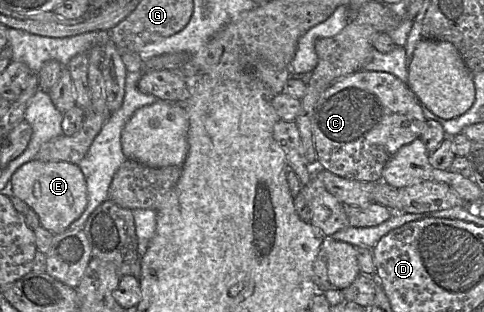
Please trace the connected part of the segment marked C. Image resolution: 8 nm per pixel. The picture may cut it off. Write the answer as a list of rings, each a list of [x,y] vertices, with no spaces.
[[[365,70],[357,71],[336,80],[324,91],[324,93],[317,101],[312,115],[312,134],[317,154],[317,161],[323,167],[323,169],[342,178],[360,182],[378,182],[382,180],[383,170],[389,160],[397,153],[397,151],[401,147],[413,142],[415,139],[419,139],[424,132],[425,124],[426,118],[423,114],[421,104],[406,83],[402,82],[395,75],[387,72]]]

